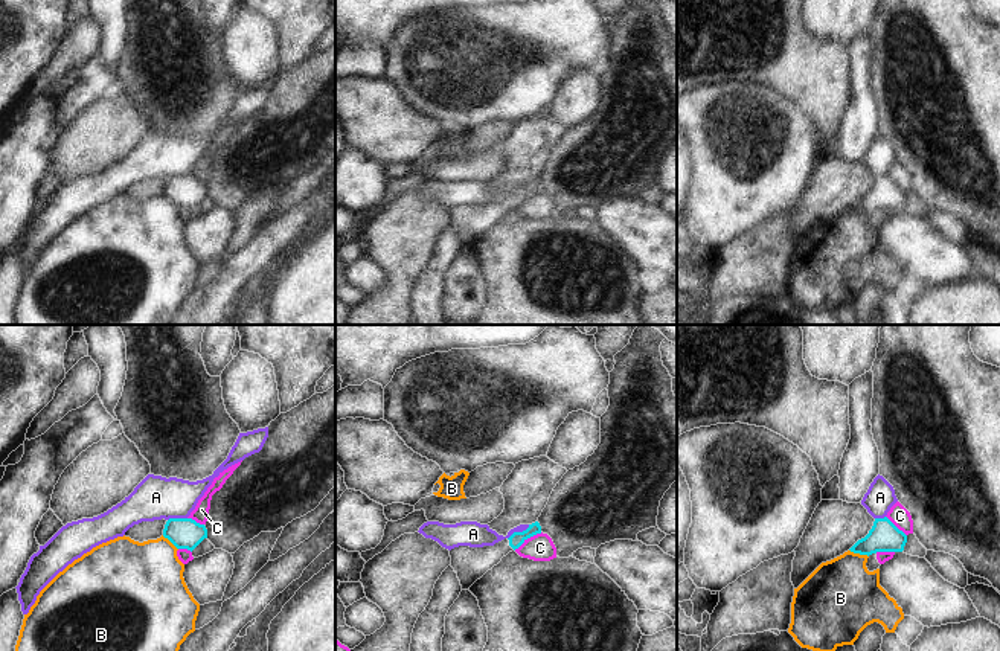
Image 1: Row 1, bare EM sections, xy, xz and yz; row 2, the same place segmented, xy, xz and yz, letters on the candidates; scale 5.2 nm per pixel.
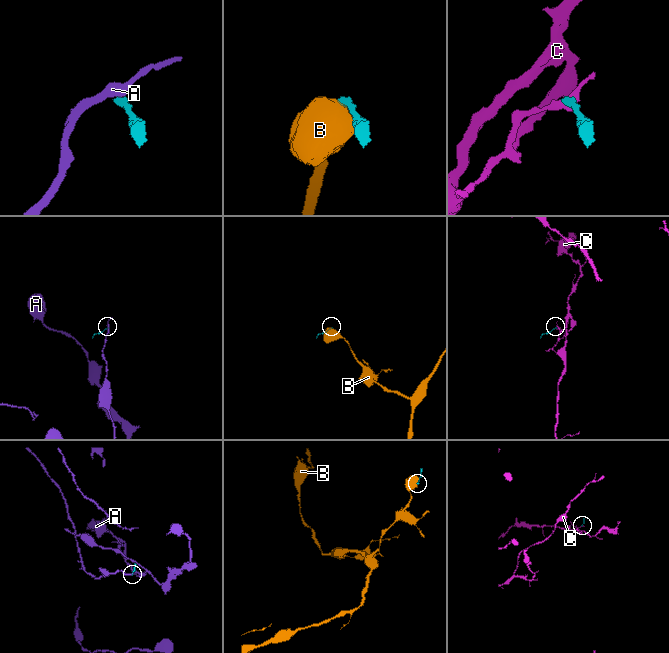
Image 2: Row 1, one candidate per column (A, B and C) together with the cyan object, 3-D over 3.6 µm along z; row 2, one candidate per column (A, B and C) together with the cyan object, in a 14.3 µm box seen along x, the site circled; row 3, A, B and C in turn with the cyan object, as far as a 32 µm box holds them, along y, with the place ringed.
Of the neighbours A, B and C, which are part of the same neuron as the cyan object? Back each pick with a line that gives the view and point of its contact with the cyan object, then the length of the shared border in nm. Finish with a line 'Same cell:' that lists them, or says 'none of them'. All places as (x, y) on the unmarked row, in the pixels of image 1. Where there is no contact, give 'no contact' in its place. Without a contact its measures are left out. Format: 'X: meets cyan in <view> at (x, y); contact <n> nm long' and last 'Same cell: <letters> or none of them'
Same cell: none of them

